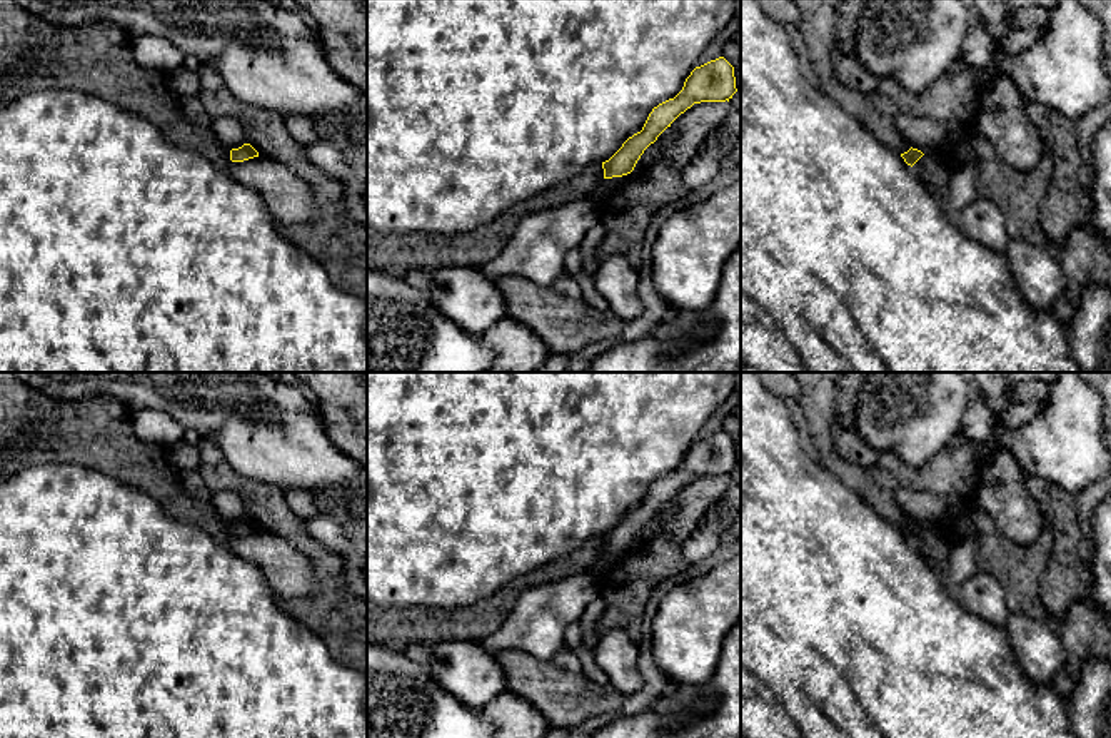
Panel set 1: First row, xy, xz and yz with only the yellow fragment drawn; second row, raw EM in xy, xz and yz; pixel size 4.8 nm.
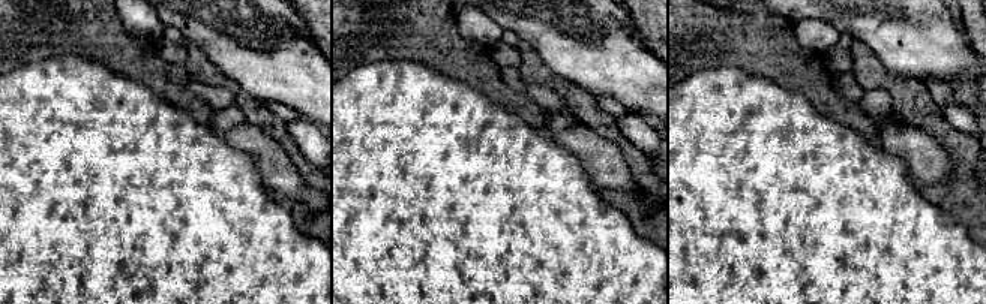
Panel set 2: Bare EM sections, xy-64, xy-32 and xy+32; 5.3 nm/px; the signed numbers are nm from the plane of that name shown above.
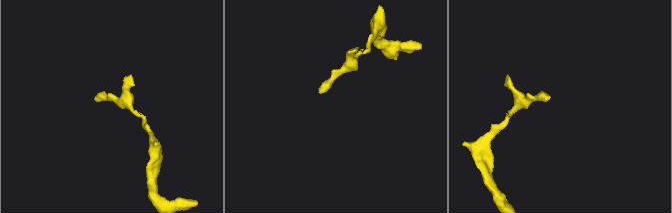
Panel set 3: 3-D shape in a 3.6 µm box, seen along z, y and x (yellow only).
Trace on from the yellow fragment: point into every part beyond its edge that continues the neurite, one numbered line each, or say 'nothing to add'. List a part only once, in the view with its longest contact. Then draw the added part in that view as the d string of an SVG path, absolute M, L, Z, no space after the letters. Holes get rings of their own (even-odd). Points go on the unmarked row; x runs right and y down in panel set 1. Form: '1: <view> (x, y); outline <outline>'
nothing to add

